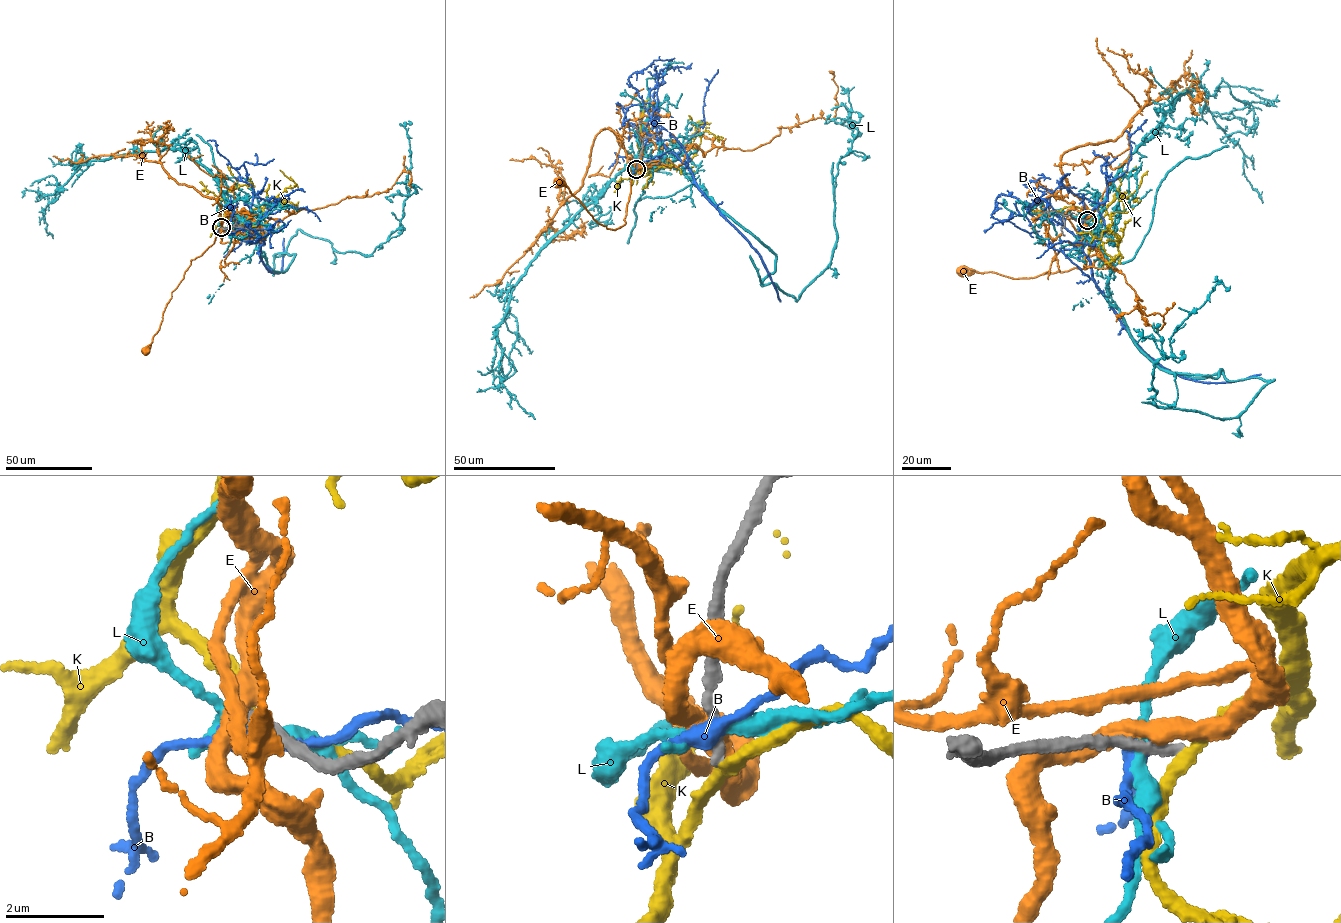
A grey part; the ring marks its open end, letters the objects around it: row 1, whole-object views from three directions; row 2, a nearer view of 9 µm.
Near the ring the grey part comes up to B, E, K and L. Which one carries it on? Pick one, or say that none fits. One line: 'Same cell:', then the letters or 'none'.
Same cell: none

